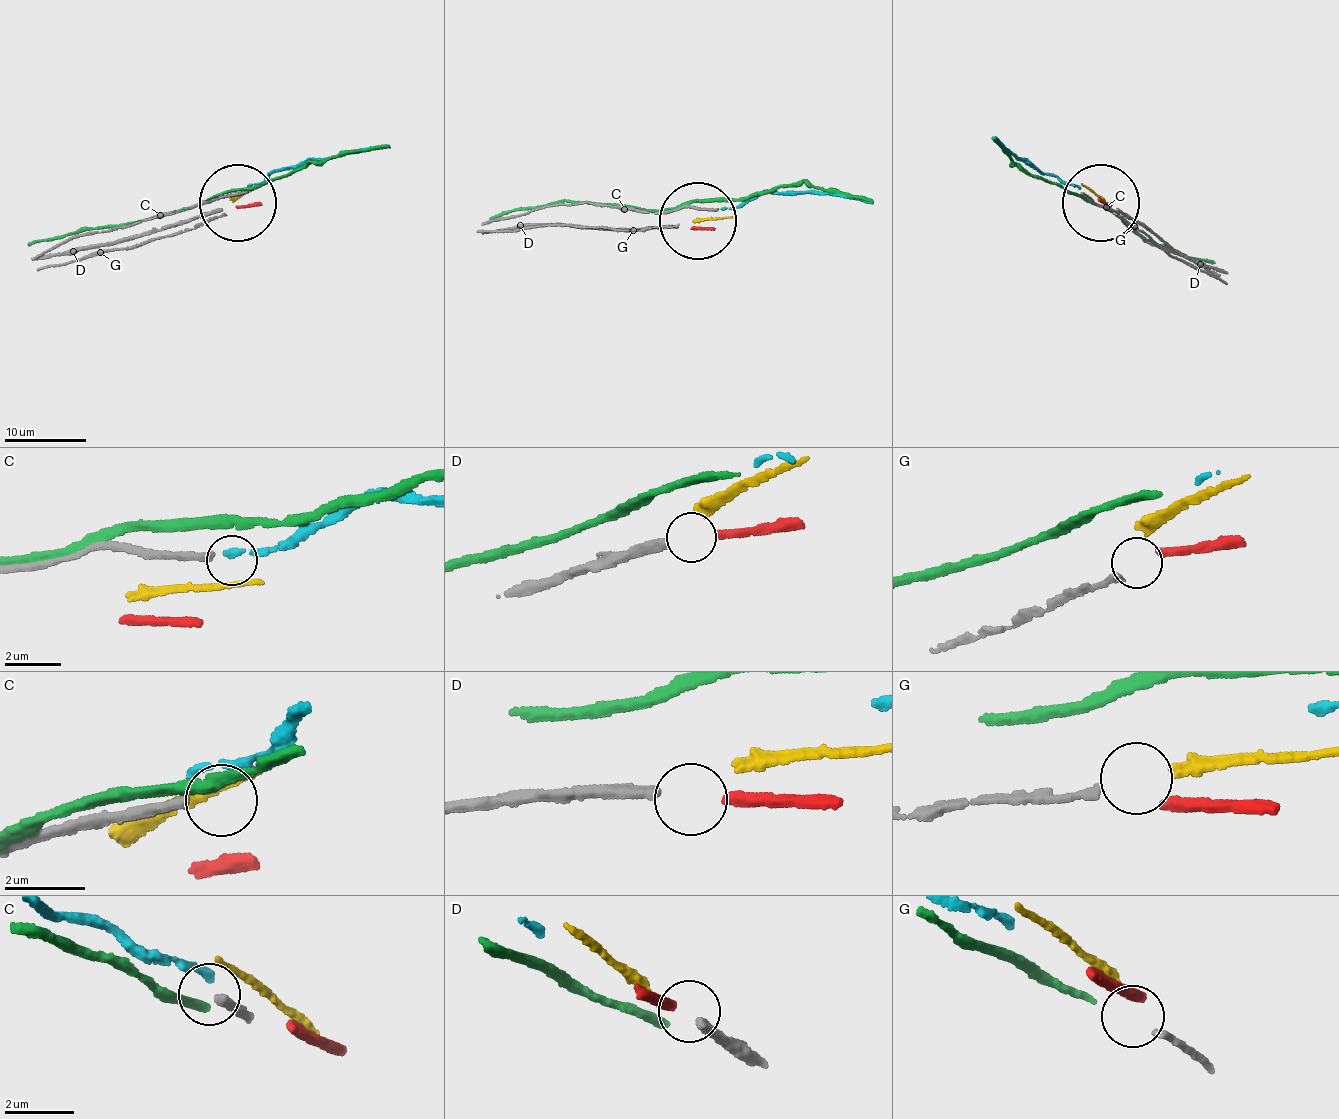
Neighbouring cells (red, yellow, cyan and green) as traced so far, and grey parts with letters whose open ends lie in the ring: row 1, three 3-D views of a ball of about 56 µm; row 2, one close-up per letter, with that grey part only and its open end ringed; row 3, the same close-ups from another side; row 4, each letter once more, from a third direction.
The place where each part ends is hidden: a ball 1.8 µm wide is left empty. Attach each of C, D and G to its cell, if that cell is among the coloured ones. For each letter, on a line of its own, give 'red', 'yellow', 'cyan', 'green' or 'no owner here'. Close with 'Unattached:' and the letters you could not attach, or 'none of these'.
C: no owner here
D: red
G: no owner here
Unattached: C, G

